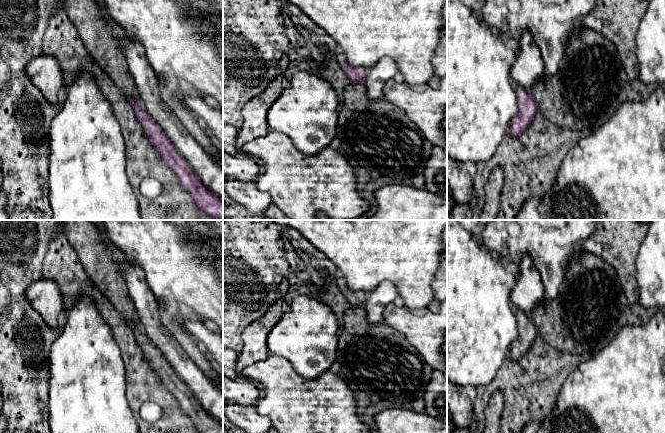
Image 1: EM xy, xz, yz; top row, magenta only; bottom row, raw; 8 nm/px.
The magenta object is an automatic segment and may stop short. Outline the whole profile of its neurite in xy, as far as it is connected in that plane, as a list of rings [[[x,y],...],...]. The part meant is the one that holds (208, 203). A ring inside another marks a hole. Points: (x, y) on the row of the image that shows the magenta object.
[[[132,100],[131,105],[150,143],[157,149],[162,160],[174,171],[181,186],[190,194],[201,212],[223,220],[223,201],[202,185],[200,178],[178,153],[167,135],[141,107],[139,101]]]

